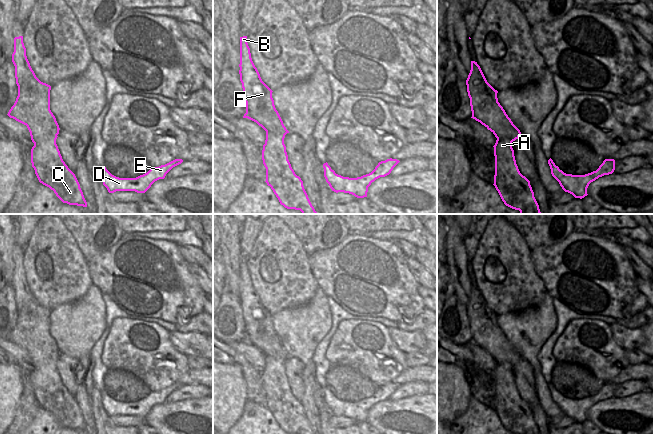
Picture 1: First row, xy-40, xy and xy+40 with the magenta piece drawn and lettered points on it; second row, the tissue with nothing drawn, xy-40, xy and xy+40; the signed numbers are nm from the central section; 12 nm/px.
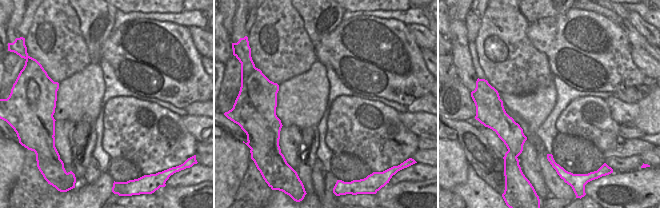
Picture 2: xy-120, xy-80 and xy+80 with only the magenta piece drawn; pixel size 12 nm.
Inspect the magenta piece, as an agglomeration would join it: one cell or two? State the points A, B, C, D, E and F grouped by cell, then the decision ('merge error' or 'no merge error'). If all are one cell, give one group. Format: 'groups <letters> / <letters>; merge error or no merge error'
groups A C / B D E F; merge error

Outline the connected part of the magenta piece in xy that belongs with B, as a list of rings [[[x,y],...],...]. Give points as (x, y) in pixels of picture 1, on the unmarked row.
[[[247,260],[240,261],[240,305],[242,307],[246,337],[243,342],[256,346],[266,355],[265,367],[270,359],[286,359],[289,355],[275,332],[272,314],[262,305],[255,291],[247,267]]]

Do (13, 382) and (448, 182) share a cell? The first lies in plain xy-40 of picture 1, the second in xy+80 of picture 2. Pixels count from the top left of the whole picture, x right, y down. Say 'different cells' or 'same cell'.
same cell

